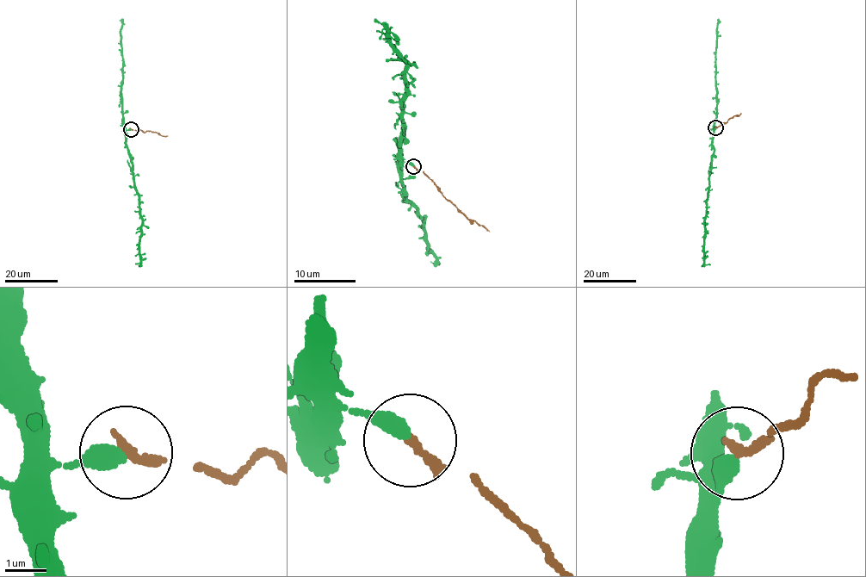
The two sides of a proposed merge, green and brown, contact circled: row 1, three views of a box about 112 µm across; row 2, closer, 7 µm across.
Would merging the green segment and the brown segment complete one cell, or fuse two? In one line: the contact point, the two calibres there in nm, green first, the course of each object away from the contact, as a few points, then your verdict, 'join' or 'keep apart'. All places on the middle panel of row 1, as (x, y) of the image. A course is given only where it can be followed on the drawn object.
place (413, 166); calibres 400 and 240 nm; course green (413, 166), (402, 159), (398, 143), (406, 66), (384, 28), (380, 40); course brown (413, 166), (427, 176), (446, 199), (469, 219), (489, 231); keep apart

